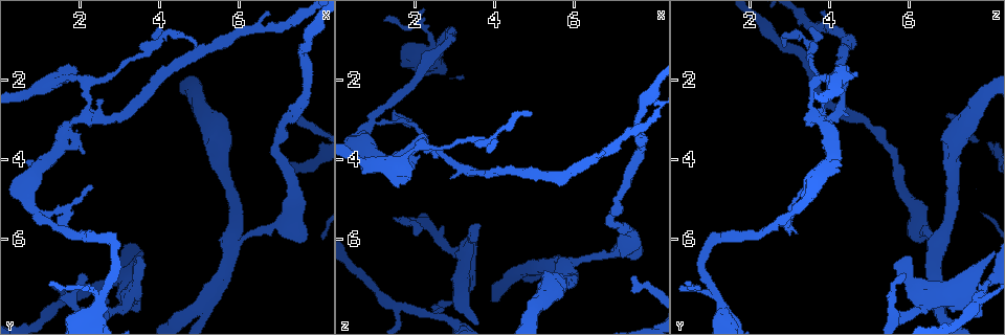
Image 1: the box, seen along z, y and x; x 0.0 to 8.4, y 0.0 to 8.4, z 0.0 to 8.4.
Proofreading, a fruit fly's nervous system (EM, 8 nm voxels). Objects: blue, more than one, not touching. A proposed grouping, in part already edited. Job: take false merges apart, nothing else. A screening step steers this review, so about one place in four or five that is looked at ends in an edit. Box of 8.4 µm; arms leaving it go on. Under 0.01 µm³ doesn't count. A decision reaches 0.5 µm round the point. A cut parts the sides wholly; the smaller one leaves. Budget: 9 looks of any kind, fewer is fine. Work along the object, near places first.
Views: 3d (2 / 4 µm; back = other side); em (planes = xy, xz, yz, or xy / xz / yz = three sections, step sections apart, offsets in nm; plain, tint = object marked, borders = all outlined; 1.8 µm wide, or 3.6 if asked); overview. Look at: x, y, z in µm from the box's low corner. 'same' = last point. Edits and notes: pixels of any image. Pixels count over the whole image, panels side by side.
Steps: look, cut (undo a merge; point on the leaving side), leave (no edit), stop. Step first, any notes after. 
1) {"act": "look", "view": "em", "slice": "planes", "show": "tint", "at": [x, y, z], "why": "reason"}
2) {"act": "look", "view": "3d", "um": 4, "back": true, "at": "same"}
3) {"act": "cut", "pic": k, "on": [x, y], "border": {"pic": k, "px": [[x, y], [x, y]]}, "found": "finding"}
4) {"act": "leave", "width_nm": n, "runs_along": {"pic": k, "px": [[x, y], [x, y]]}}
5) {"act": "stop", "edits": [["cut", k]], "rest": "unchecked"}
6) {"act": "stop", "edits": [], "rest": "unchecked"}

{"act": "look", "view": "em", "slice": "xy", "step": 16, "show": "tint", "at": [2.15, 2.90, 3.65], "why": "three-way junction"}

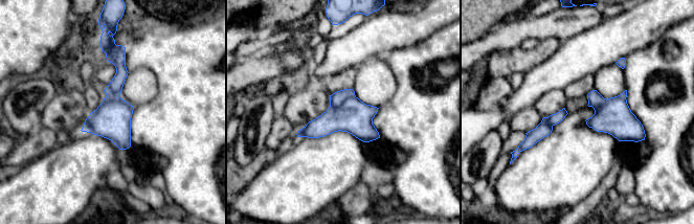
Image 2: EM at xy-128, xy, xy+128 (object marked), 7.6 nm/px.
{"act": "cut", "pic": 2, "on": [337, 98], "part_leaving": {"pic": 2, "px": [[120, 53], [120, 76], [109, 93]]}, "found": "two cells meet here"}

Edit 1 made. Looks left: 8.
{"act": "look", "view": "em", "slice": "yz", "step": 8, "show": "tint", "at": [1.15, 5.50, 2.85]}

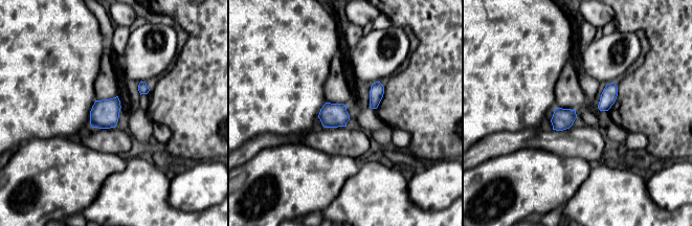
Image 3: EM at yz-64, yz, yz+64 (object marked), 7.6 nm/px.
{"act": "look", "view": "em", "slice": "planes", "show": "borders", "at": "same"}

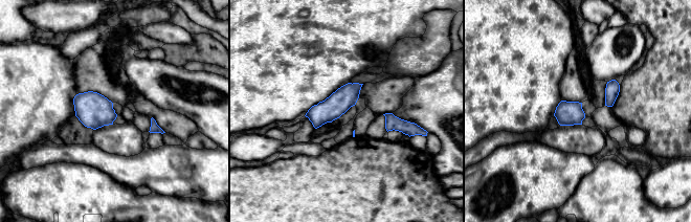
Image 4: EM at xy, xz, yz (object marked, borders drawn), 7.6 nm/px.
{"act": "leave", "width_nm": 180, "found": "continuous, no second cell"}

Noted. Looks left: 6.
{"act": "look", "view": "em", "slice": "xz", "step": 8, "show": "borders", "at": [1.75, 7.60, 5.55], "why": "abrupt turn"}

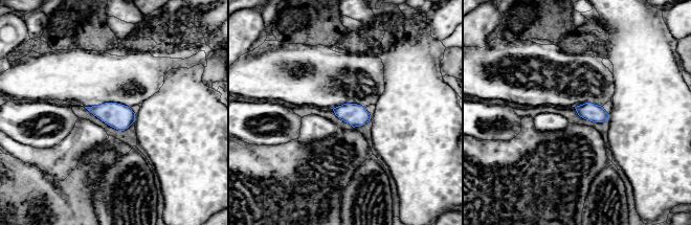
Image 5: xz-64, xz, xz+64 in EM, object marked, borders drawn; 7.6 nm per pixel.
{"act": "leave", "found": "all the same cell"}

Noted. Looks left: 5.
{"act": "look", "view": "em", "slice": "planes", "show": "plain", "at": [2.55, 7.35, 7.90]}

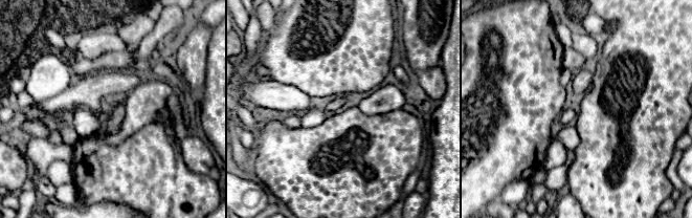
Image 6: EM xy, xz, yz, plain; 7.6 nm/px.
{"act": "look", "view": "em", "slice": "planes", "show": "tint", "at": "same"}

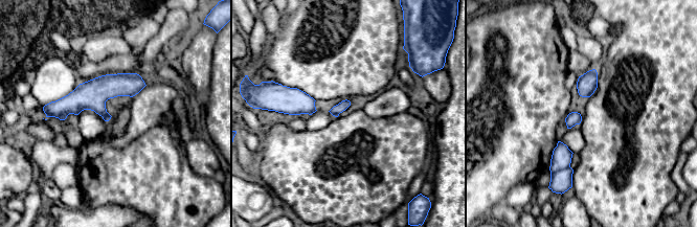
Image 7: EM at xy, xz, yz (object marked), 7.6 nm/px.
{"act": "cut", "pic": 7, "on": [561, 158], "found": "two cells meet here"}

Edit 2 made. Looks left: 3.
{"act": "stop", "edits": [["cut", 2], ["cut", 7]], "rest": "unchecked"}

